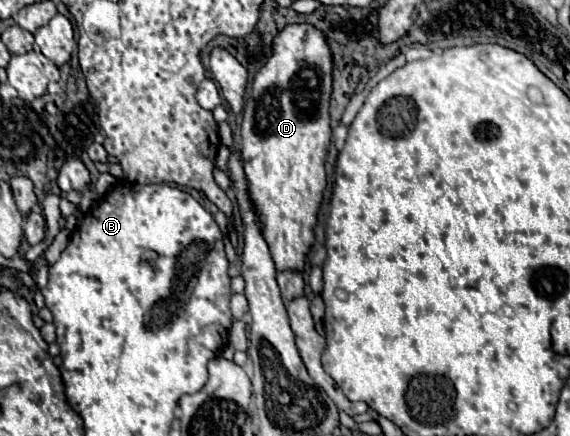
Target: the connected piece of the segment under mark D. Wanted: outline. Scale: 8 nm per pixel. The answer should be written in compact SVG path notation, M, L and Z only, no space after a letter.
M292 23L288 27L284 27L282 31L276 33L276 39L272 41L272 55L268 57L266 65L256 73L254 83L252 83L252 95L246 101L244 107L244 121L242 121L242 159L244 159L244 171L246 171L246 179L248 179L248 187L250 187L250 197L254 207L260 211L260 223L262 223L262 233L264 239L270 247L272 259L276 263L276 269L304 269L304 259L308 255L308 247L314 241L314 223L316 223L316 213L318 207L322 203L322 193L326 189L326 171L324 171L324 159L326 159L326 149L330 145L330 95L332 95L332 49L328 45L326 35L320 35L320 31L316 31L316 27L312 27L310 23Z

